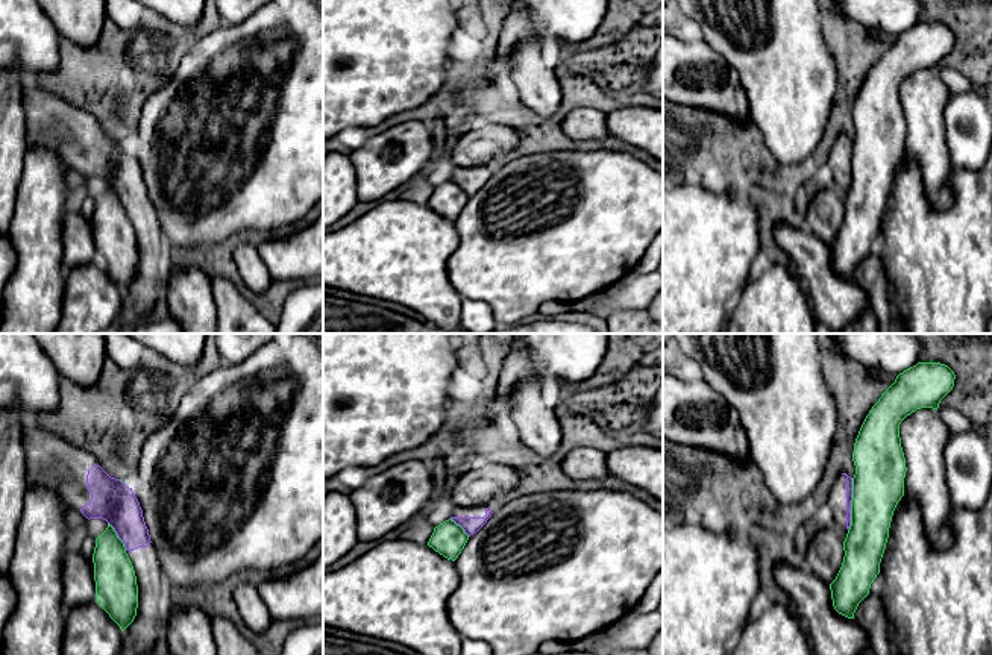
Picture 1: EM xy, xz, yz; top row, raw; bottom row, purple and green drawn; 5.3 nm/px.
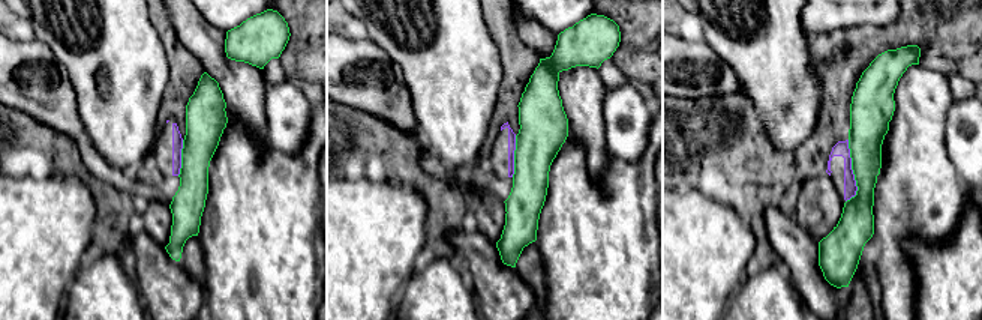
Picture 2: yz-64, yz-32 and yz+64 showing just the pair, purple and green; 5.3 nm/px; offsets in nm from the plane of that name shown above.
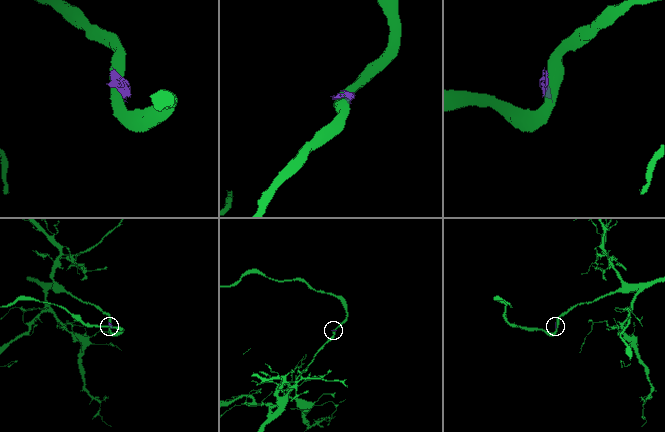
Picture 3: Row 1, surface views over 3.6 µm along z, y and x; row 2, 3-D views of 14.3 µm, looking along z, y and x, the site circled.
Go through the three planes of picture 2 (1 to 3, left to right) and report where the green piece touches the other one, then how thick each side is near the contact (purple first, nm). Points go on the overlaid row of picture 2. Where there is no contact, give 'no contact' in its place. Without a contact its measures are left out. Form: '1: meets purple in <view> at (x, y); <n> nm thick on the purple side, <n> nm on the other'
1: meets purple in yz-64 at (180, 158); 60 nm thick on the purple side, 220 nm on the other
2: meets purple in yz-32 at (513, 156); 50 nm thick on the purple side, 260 nm on the other
3: meets purple in yz+64 at (852, 172); 80 nm thick on the purple side, 190 nm on the other

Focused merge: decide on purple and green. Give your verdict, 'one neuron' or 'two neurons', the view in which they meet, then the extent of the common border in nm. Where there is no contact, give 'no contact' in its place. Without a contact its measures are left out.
two neurons; meets purple in yz; contact 280 nm long

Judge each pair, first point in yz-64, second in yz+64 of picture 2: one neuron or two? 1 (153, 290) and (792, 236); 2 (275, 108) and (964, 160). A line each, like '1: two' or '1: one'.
1: one
2: one

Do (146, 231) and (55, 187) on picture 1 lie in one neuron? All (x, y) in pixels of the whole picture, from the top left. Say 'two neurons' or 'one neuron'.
two neurons

